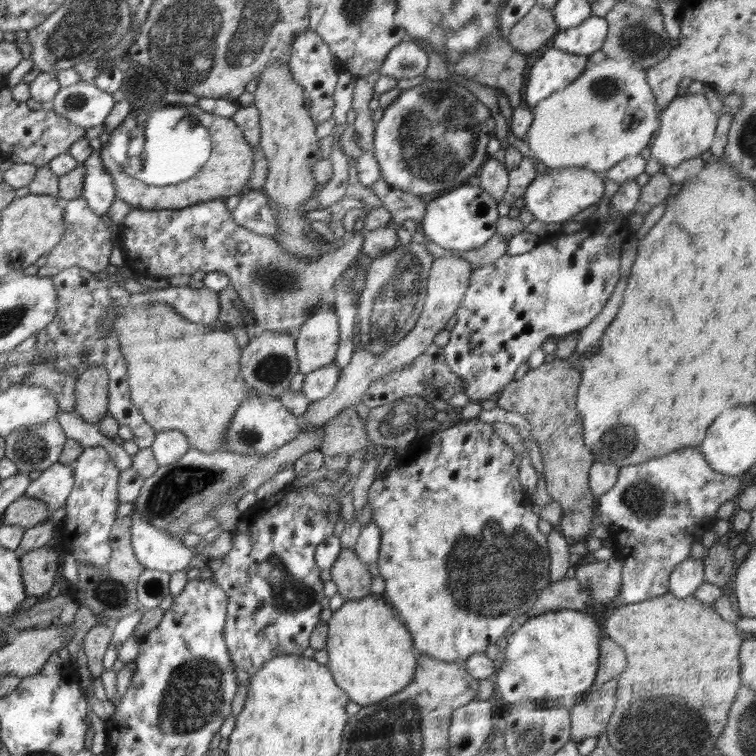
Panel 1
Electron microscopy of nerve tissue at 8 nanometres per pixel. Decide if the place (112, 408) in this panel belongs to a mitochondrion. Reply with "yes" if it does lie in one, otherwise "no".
no

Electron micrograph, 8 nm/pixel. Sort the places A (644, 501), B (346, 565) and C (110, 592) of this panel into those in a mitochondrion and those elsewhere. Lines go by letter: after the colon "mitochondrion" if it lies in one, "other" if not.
A: mitochondrion
B: other
C: mitochondrion

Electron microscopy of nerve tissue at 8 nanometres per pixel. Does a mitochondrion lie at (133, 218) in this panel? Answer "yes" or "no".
no

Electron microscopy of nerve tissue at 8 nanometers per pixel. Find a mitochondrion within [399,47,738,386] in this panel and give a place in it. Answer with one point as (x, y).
(597, 88)

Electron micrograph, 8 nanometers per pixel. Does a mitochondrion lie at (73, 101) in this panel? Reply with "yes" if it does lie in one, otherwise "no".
yes

